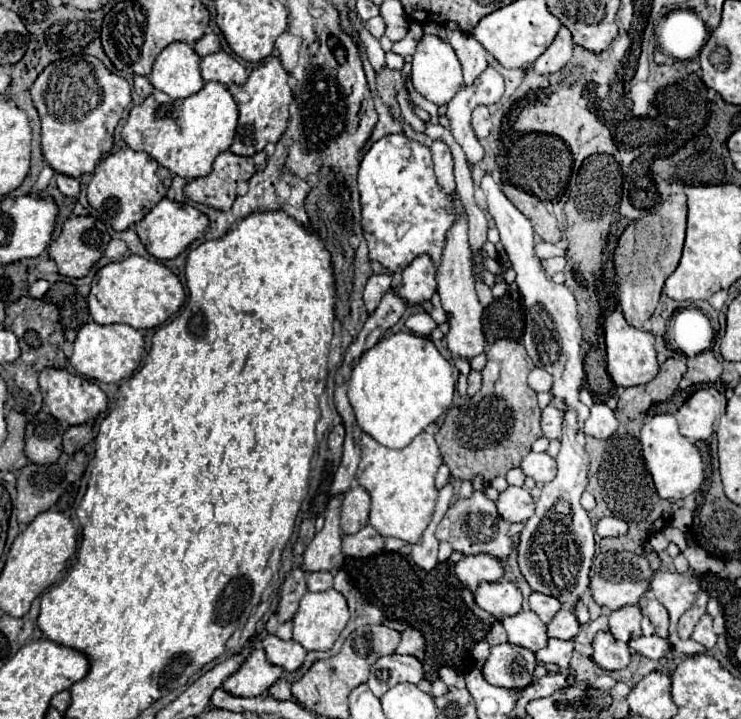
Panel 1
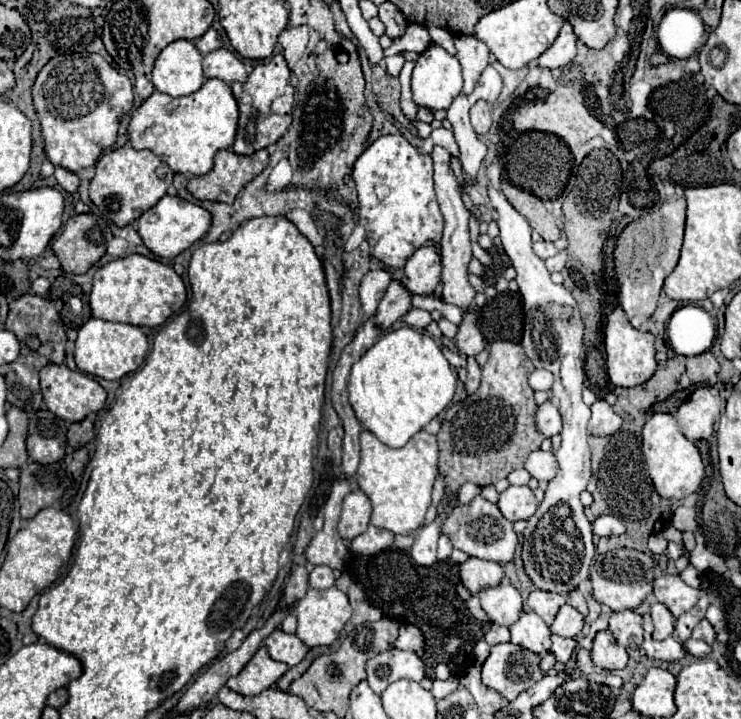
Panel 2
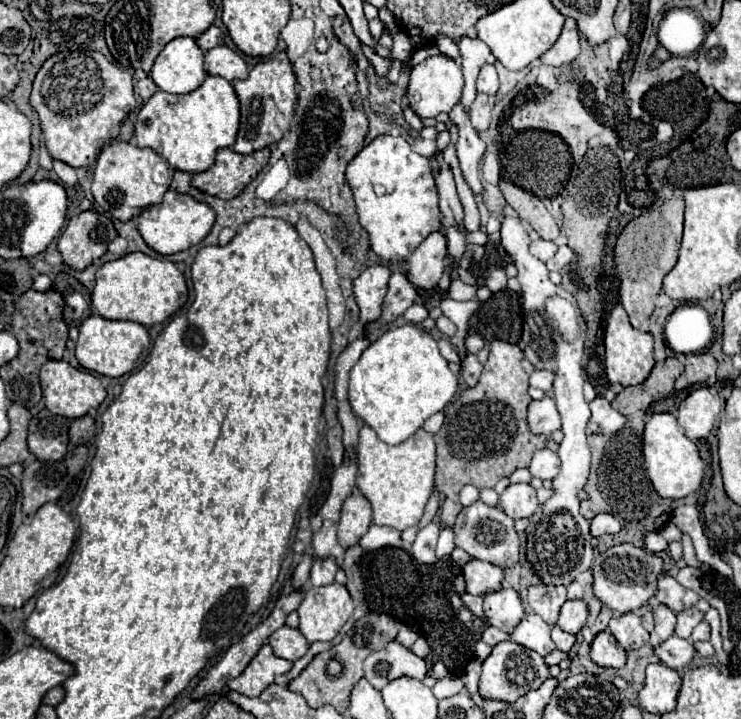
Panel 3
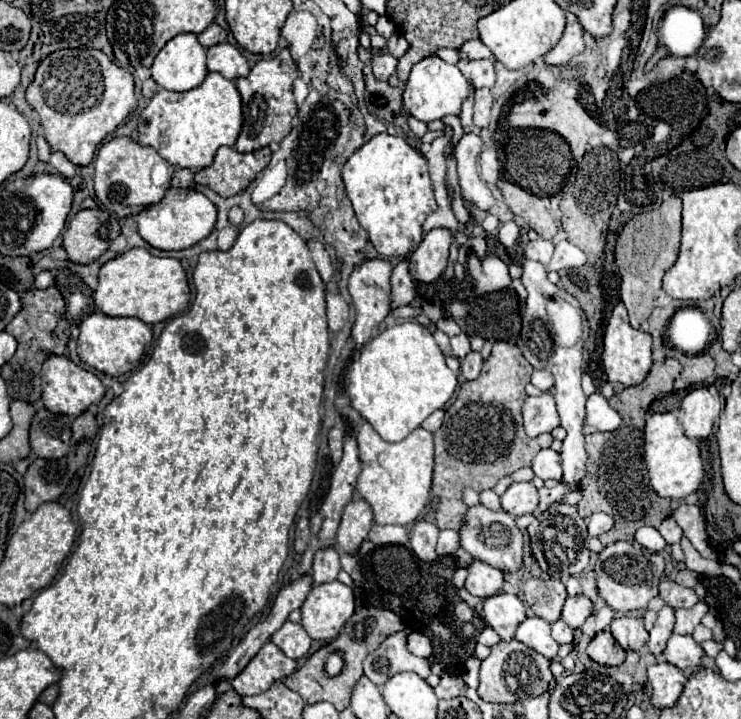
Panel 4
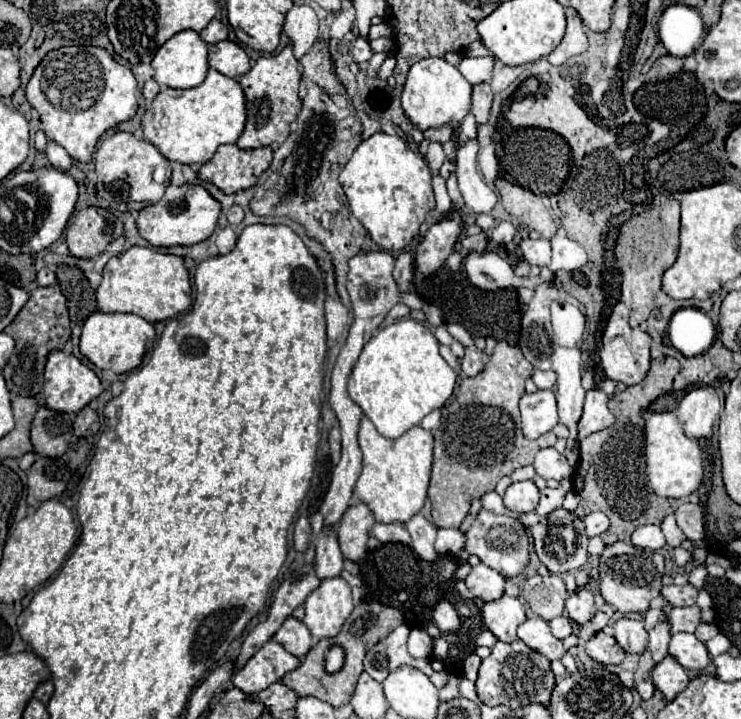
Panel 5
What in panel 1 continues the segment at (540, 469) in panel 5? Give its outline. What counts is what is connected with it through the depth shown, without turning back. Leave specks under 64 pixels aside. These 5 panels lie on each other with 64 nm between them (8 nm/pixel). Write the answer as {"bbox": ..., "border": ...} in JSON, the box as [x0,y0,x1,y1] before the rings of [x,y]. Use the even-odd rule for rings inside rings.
{"bbox":[522,452,556,484],"border":[[[530,452],[524,460],[522,460],[522,466],[526,476],[534,478],[538,484],[546,484],[554,478],[556,474],[556,460],[550,458],[546,452]]]}

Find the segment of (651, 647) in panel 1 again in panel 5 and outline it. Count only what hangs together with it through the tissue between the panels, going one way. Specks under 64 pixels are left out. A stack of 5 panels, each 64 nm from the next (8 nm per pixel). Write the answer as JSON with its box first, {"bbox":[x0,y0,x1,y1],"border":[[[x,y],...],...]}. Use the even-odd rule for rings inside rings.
{"bbox":[670,634,710,670],"border":[[[674,634],[670,644],[670,656],[674,656],[686,670],[706,670],[710,664],[710,656],[706,644],[700,642],[694,634]]]}

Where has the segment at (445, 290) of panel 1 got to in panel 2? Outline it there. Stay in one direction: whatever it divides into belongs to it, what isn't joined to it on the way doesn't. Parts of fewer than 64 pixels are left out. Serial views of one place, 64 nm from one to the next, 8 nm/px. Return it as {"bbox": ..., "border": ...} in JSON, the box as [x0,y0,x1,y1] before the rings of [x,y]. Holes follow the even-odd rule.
{"bbox":[432,146,484,356],"border":[[[434,146],[434,152],[432,152],[432,160],[434,160],[434,184],[436,184],[436,196],[438,196],[438,204],[440,204],[440,212],[444,216],[444,236],[442,236],[442,242],[440,242],[440,256],[442,256],[442,284],[444,284],[444,290],[442,290],[442,300],[444,302],[450,302],[450,304],[456,304],[460,308],[468,308],[472,302],[474,302],[474,296],[476,296],[476,290],[470,286],[466,274],[466,266],[468,262],[472,260],[472,248],[470,248],[470,234],[468,234],[468,218],[470,218],[470,212],[466,210],[464,202],[462,202],[462,196],[460,196],[460,190],[458,190],[458,182],[452,174],[452,168],[450,168],[450,154],[440,148],[440,146]],[[468,312],[458,328],[458,334],[454,338],[456,348],[464,354],[464,356],[476,356],[478,352],[482,352],[484,348],[484,338],[480,334],[480,330],[476,328],[476,312]]]}

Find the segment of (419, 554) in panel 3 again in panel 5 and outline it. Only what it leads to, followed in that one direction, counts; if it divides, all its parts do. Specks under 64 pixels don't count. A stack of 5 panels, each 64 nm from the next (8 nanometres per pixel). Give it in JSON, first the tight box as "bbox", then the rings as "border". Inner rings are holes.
{"bbox":[404,514,436,562],"border":[[[416,514],[408,522],[404,522],[404,528],[412,536],[412,548],[416,550],[416,554],[420,558],[426,558],[428,562],[434,560],[436,558],[436,552],[434,552],[436,528],[432,526],[432,522],[428,522],[424,516]]]}

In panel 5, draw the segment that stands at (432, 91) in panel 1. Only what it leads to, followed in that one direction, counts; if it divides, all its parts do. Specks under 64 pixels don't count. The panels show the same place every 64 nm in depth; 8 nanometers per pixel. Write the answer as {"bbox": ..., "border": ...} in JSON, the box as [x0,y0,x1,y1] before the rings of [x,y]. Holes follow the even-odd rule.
{"bbox":[402,58,472,132],"border":[[[424,58],[416,62],[406,76],[406,84],[402,90],[402,110],[408,120],[422,132],[442,126],[450,126],[456,130],[470,112],[470,94],[472,84],[460,74],[456,66],[448,64],[444,58]]]}

